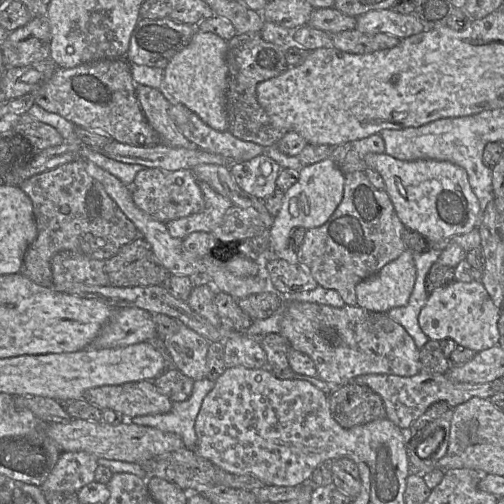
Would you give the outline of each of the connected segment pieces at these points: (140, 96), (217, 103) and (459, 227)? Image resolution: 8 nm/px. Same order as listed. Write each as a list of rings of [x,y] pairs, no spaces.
[[[136,85],[136,96],[146,120],[158,135],[160,143],[170,147],[198,148],[187,140],[175,125],[169,115],[170,102],[160,90]]]
[[[196,31],[190,43],[175,54],[164,68],[165,89],[172,99],[195,113],[212,129],[228,131],[226,91],[228,41],[211,32]]]
[[[385,152],[368,153],[364,162],[383,178],[385,191],[405,228],[418,232],[430,241],[439,242],[478,227],[481,219],[479,203],[462,167],[440,160],[403,161]]]

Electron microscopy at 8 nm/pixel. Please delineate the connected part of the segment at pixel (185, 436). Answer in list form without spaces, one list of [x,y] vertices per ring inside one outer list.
[[[207,378],[197,380],[194,382],[191,396],[182,402],[172,402],[171,410],[168,413],[136,416],[130,421],[163,432],[174,433],[182,439],[185,448],[195,449],[197,444],[195,421],[203,399],[214,384],[215,381]]]

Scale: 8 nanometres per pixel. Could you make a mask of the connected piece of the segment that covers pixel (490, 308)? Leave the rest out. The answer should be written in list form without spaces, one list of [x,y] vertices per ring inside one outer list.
[[[454,280],[428,294],[427,301],[420,311],[418,324],[429,340],[451,339],[458,345],[478,353],[498,344],[500,311],[480,280]]]

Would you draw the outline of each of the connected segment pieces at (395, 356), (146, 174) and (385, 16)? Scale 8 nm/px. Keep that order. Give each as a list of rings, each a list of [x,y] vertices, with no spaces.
[[[290,301],[279,332],[292,349],[308,355],[317,369],[317,377],[333,388],[364,374],[414,376],[421,371],[420,349],[413,338],[387,313],[357,305],[333,307],[313,302]]]
[[[144,167],[129,186],[135,205],[148,216],[159,222],[183,218],[202,211],[204,199],[198,180],[191,170],[167,171]]]
[[[392,9],[373,10],[357,17],[356,30],[373,36],[378,33],[404,39],[424,31],[420,20],[413,14],[400,14]]]

